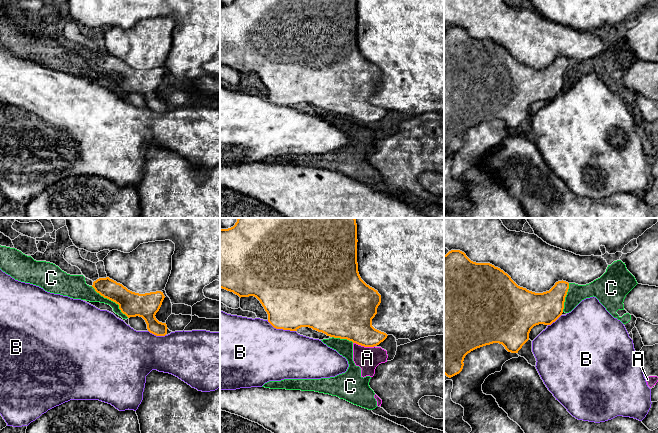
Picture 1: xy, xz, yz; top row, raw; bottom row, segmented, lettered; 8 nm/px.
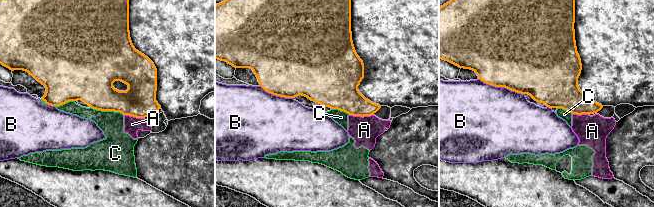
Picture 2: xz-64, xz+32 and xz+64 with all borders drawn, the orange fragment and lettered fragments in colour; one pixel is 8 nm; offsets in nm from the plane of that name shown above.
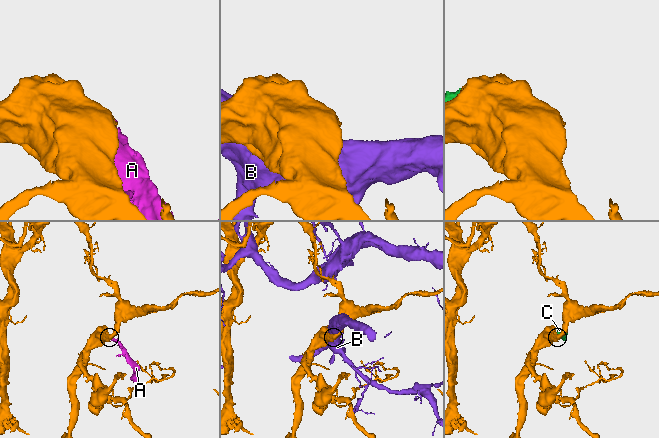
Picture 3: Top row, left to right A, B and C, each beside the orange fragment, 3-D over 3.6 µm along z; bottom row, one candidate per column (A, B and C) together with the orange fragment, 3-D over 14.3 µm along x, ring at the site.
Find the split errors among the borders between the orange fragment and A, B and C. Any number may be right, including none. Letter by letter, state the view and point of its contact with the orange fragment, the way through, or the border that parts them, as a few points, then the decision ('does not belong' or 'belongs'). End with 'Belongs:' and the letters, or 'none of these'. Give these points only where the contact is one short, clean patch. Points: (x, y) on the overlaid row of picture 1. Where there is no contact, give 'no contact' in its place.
A: contact xz (364, 346); border xz (353, 342), (364, 346), (374, 346); does not belong
B: contact xz (281, 328); does not belong
C: contact xy (111, 300); does not belong
Belongs: none of these

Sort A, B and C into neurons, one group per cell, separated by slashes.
A C / B

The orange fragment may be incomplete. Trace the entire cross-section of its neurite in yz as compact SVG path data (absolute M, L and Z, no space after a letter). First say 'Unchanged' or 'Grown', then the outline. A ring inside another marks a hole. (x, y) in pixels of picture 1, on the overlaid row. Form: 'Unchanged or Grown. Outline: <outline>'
Unchanged. Outline: M460 250L449 251L444 255L444 374L449 378L459 374L463 369L463 361L468 353L477 348L493 343L502 344L508 352L518 353L522 346L529 340L529 333L534 326L539 324L551 325L562 315L568 289L569 283L562 280L556 282L549 291L535 293L518 286L507 273L490 263L473 262Z

